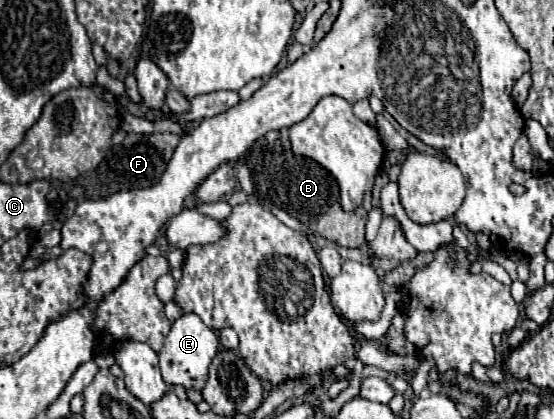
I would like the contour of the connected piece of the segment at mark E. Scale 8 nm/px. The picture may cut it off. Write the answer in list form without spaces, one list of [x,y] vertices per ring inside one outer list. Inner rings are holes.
[[[194,313],[182,315],[172,323],[170,333],[164,339],[162,351],[158,353],[160,371],[166,385],[182,385],[186,391],[196,389],[200,391],[208,379],[208,365],[218,351],[218,337],[212,329],[208,329],[202,319]]]

